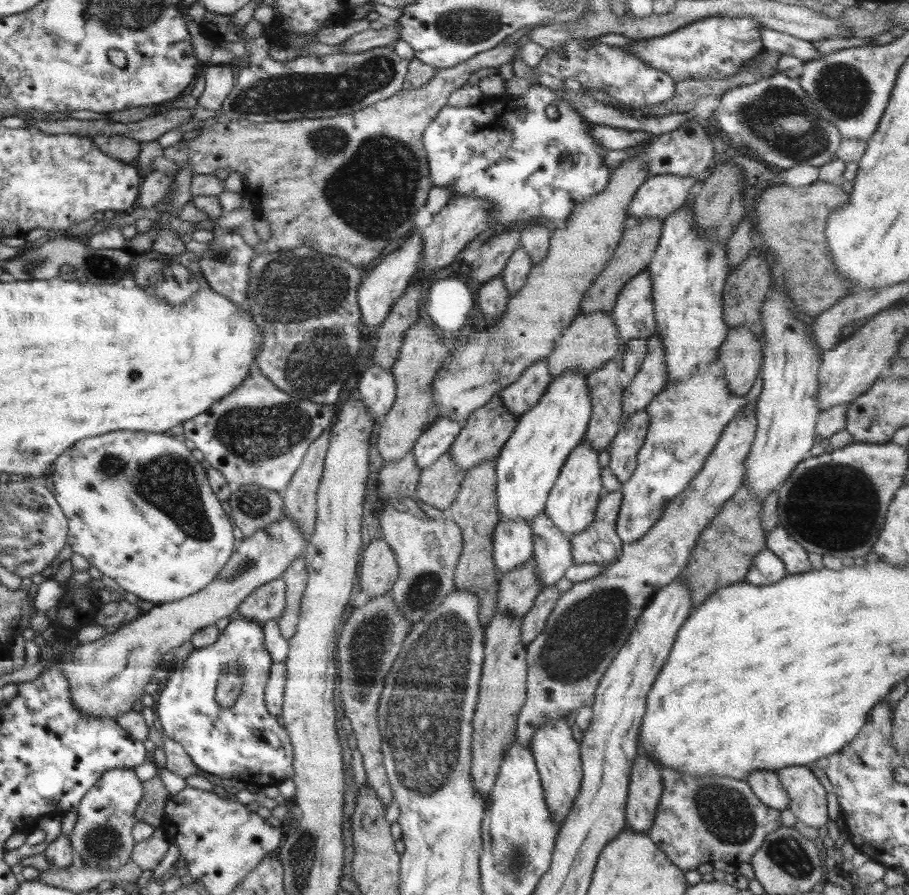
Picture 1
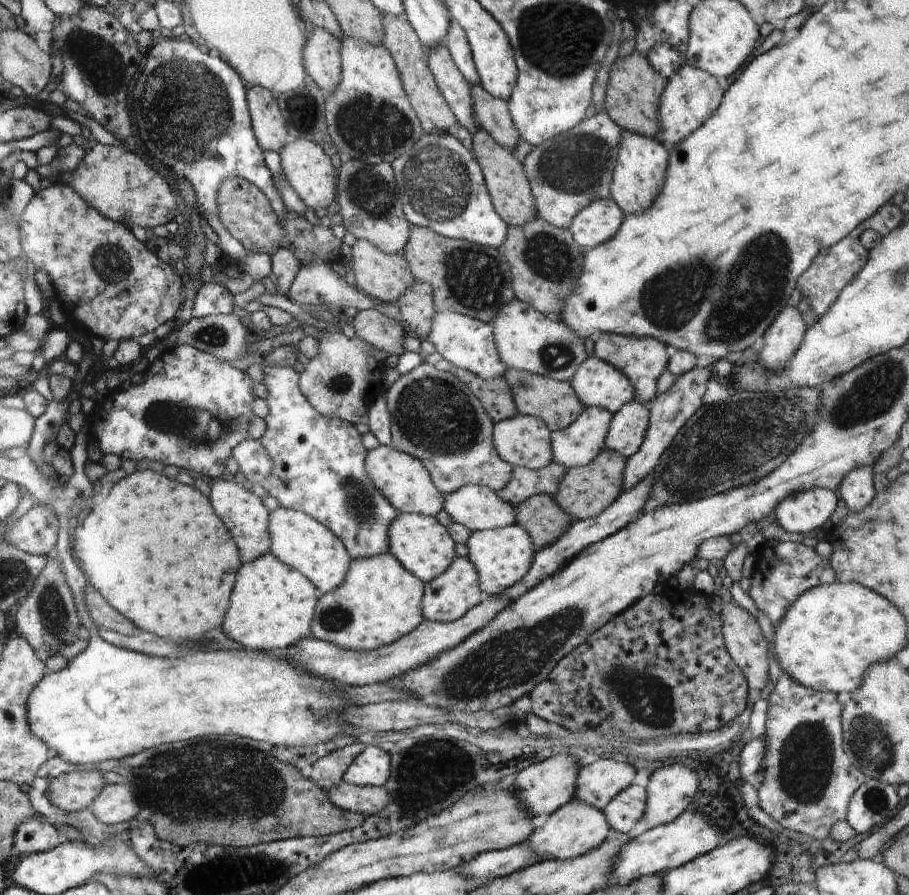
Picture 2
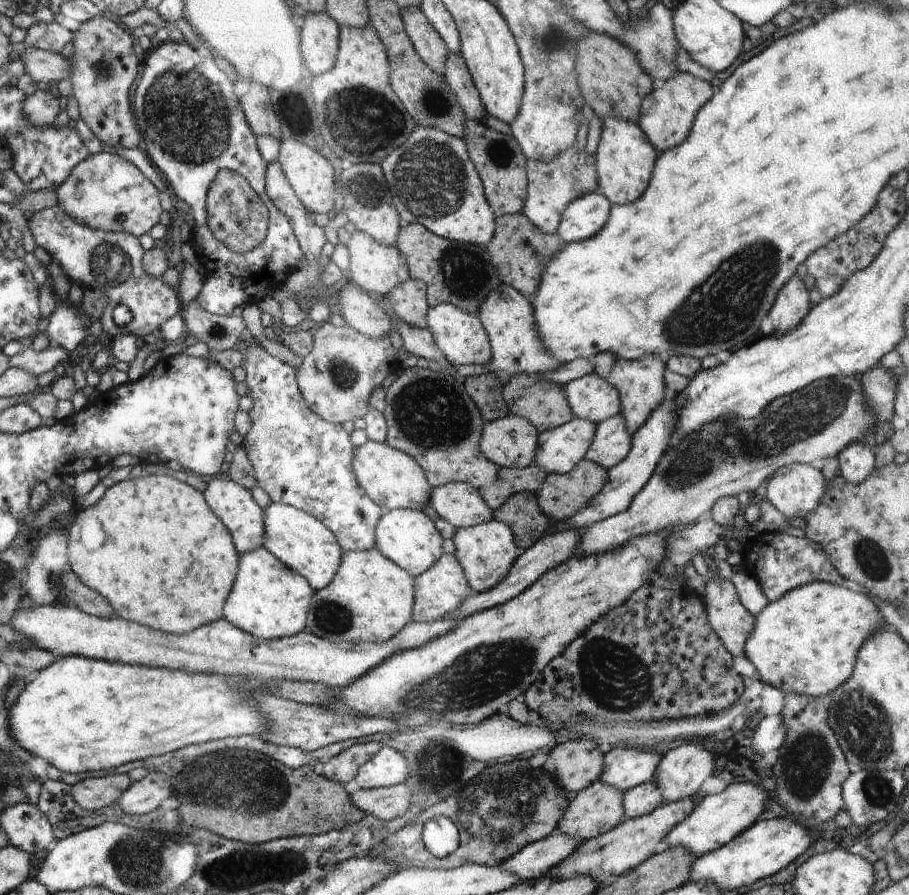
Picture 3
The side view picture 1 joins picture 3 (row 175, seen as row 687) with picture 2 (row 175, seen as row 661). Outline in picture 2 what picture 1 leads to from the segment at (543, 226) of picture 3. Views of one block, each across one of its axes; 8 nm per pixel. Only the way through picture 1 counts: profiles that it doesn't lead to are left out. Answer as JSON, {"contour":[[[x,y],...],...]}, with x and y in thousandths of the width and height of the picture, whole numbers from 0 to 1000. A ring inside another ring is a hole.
{"contour":[[[667,122],[619,147],[587,163],[574,153],[565,174],[575,182],[586,220],[590,239],[609,255],[625,256],[631,241],[653,223],[671,222],[673,192],[680,179],[680,159],[685,145],[671,134]]]}

